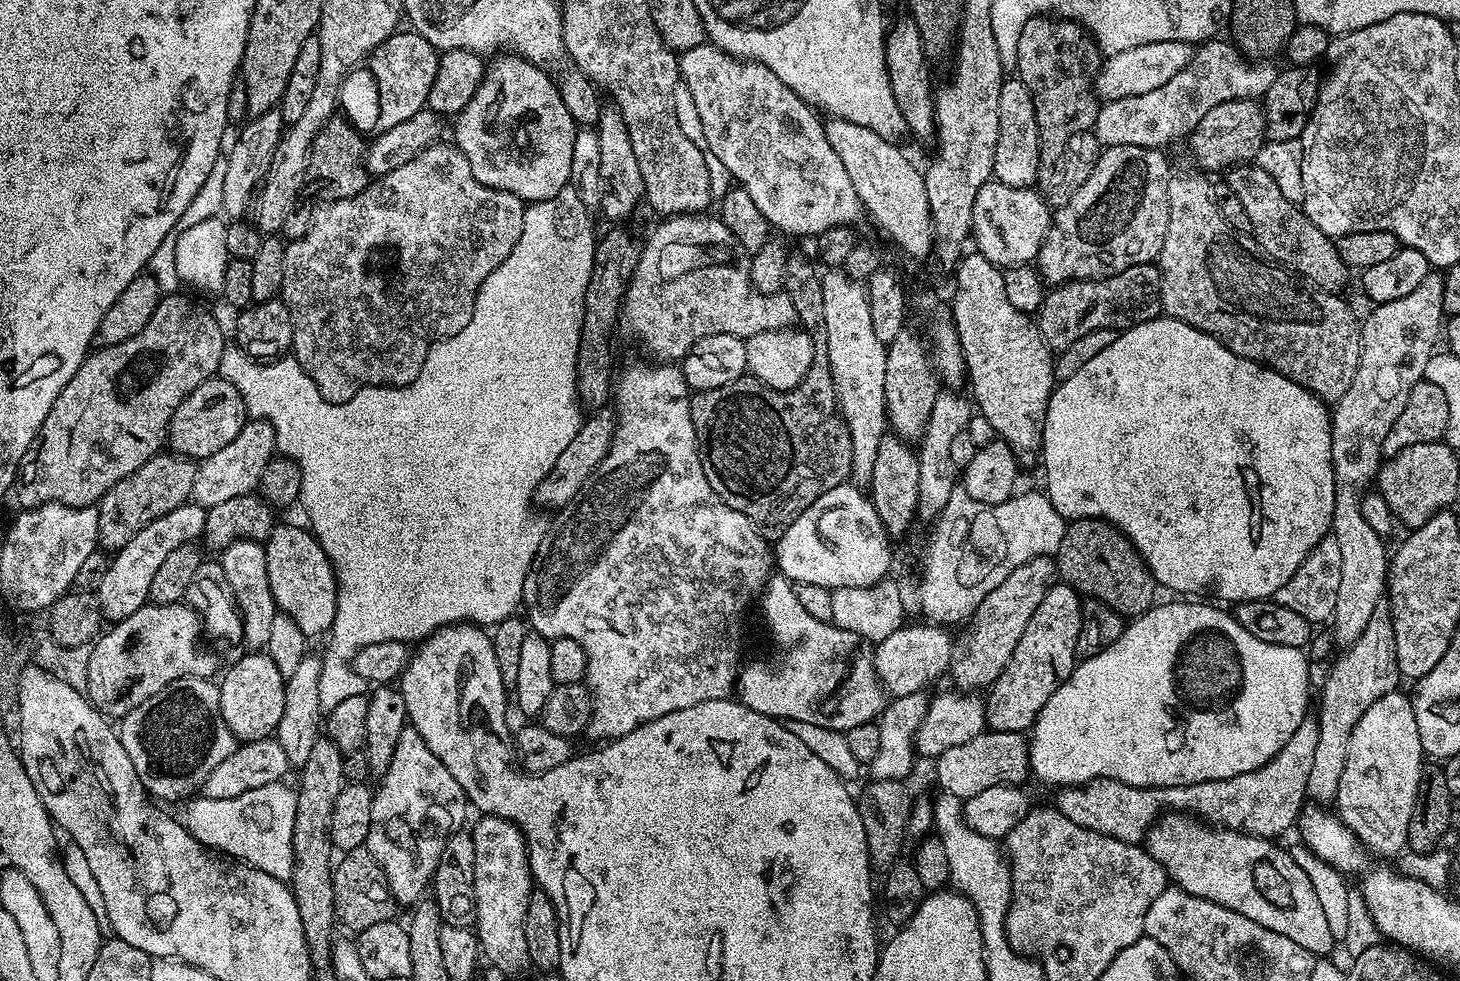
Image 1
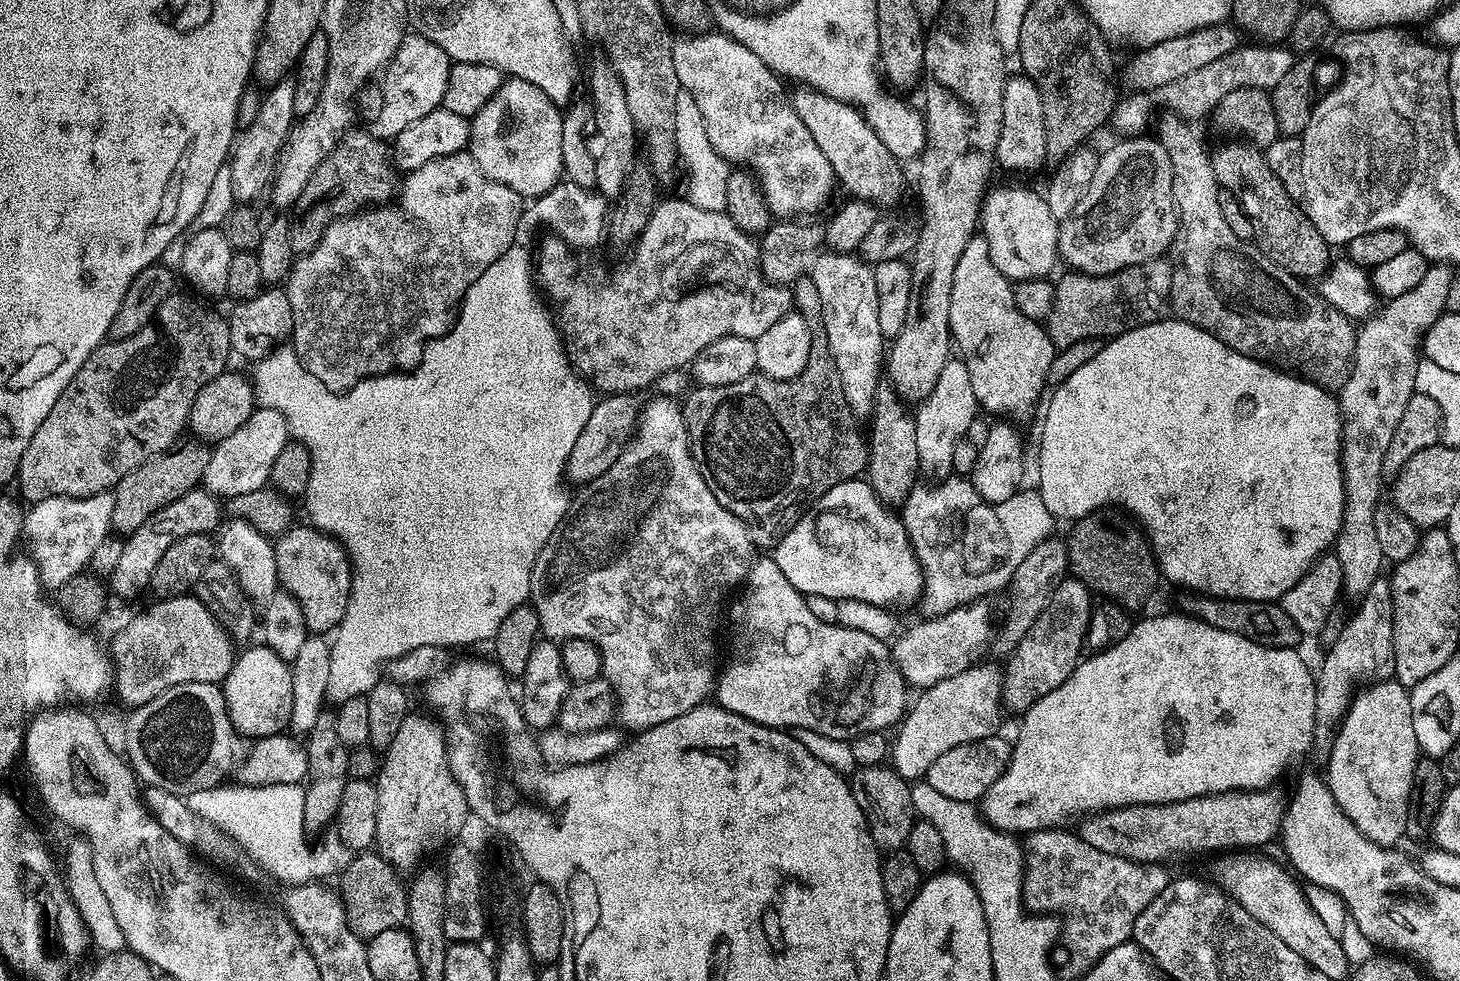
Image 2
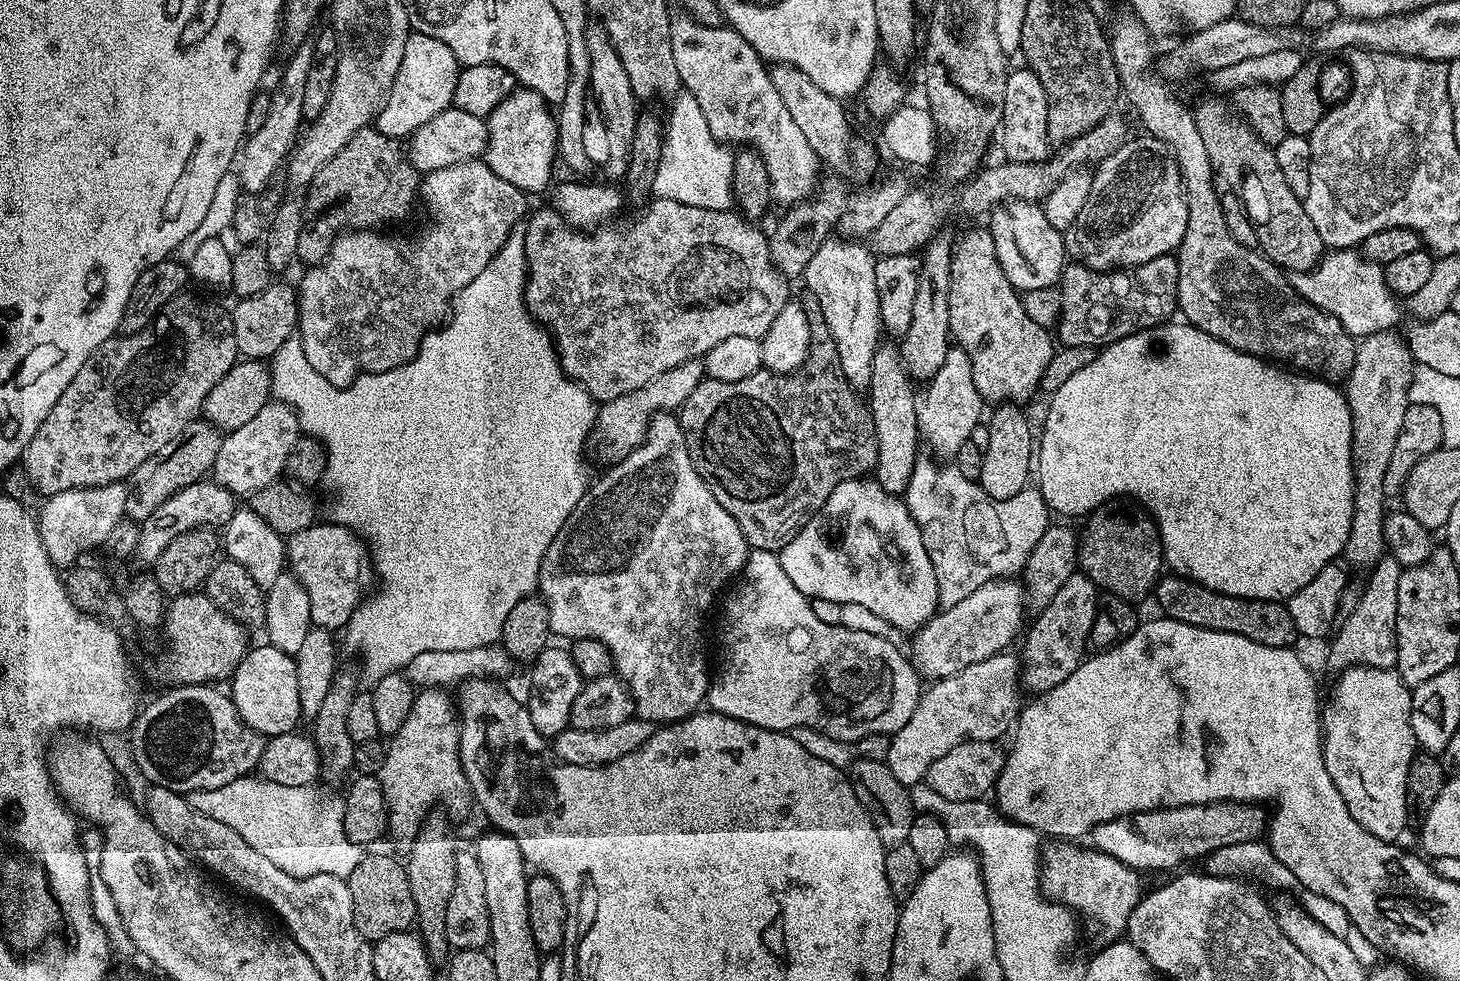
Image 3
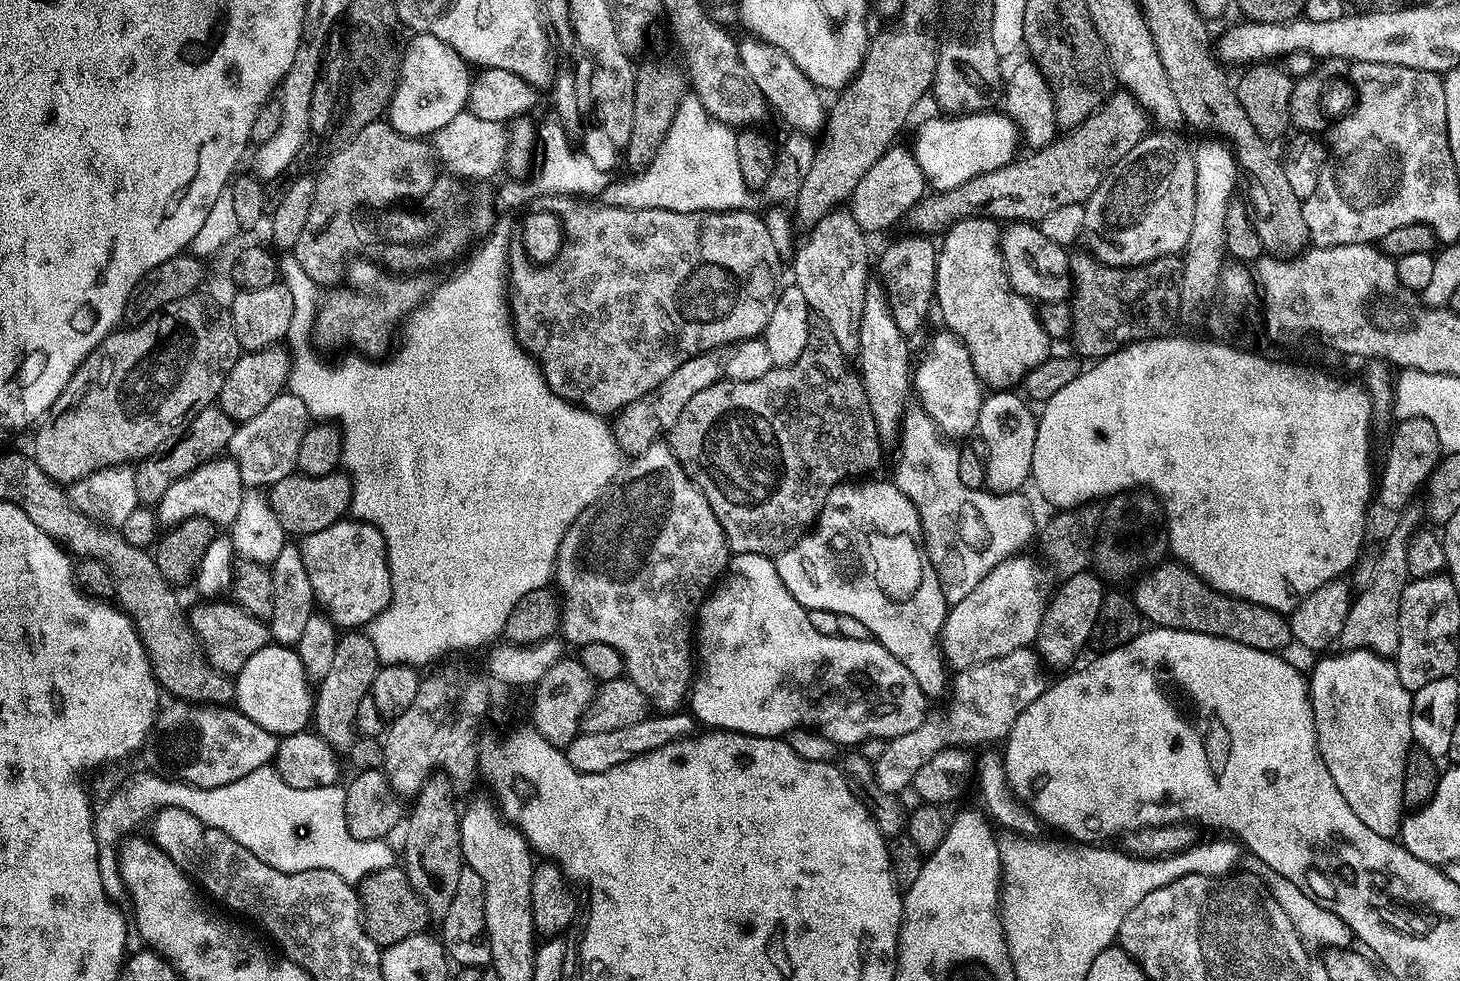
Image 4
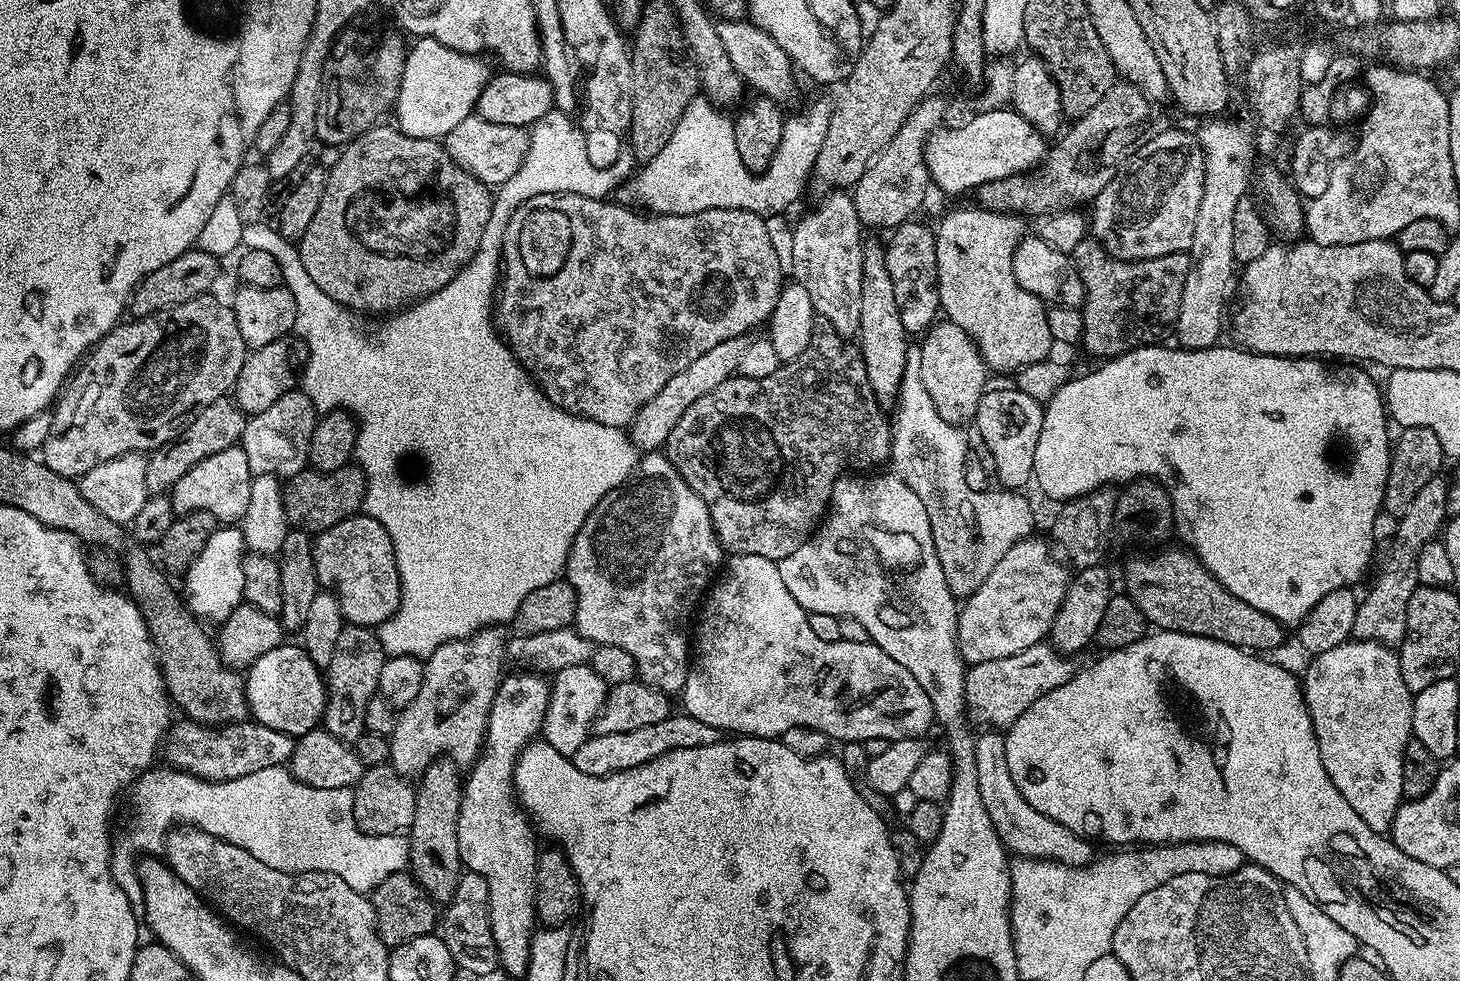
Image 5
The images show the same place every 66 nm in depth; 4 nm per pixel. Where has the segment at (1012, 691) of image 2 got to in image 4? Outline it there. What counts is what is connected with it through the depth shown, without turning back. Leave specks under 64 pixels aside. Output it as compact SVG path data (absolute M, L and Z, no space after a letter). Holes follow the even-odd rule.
M1085 570L1074 574L1059 586L1061 588L1047 601L1034 641L1034 651L1047 667L1049 664L1052 668L1068 670L1077 663L1075 660L1079 658L1080 651L1089 647L1094 622L1098 622L1098 610L1102 610L1106 584L1095 571Z

